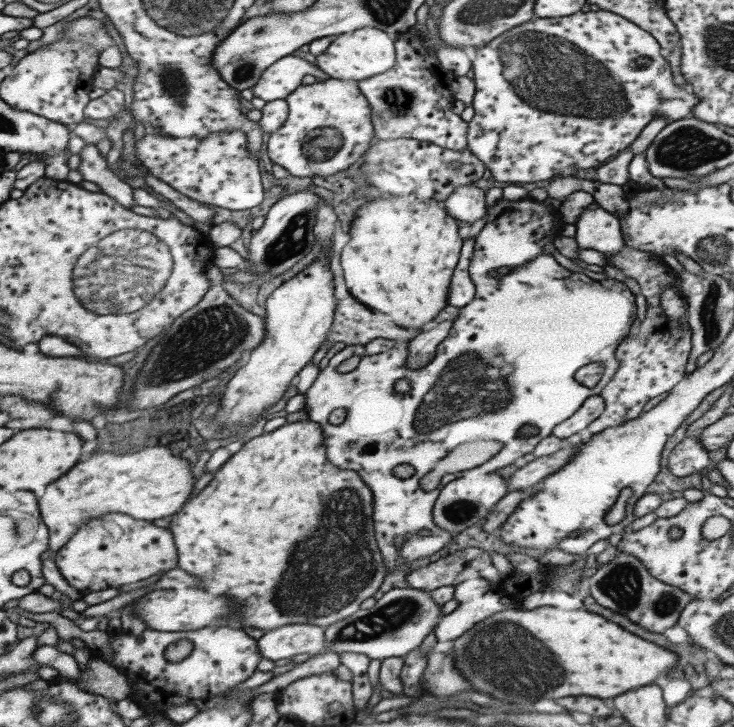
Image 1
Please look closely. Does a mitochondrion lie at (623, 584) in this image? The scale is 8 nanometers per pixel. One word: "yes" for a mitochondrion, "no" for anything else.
yes

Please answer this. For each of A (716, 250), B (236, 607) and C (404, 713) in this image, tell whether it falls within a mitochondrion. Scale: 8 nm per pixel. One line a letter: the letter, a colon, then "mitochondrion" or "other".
A: mitochondrion
B: other
C: other

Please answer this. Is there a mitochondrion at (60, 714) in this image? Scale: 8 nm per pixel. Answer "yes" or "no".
yes

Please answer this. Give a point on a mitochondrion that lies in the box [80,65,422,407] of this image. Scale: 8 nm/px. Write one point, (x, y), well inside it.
(217, 332)

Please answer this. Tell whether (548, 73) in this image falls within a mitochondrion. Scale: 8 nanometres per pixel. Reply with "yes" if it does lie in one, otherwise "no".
yes

